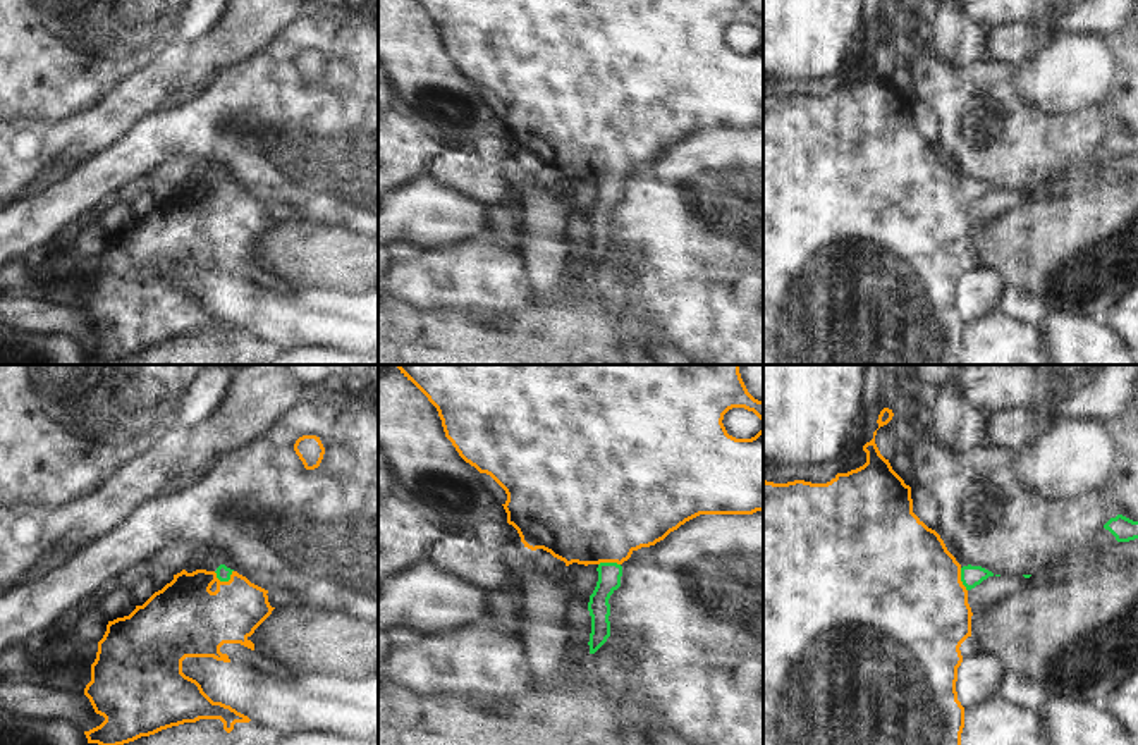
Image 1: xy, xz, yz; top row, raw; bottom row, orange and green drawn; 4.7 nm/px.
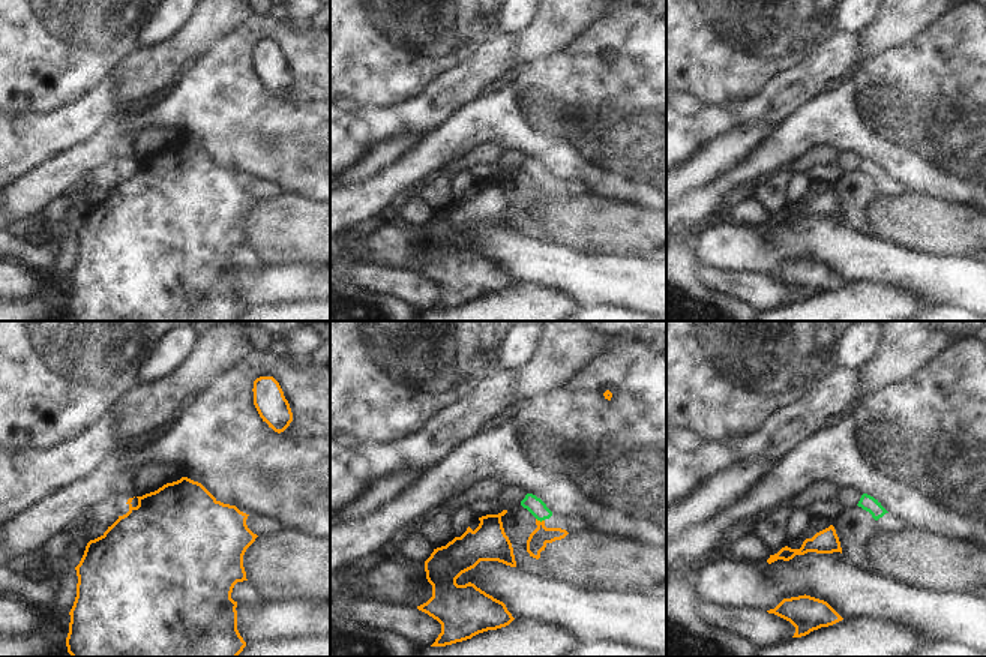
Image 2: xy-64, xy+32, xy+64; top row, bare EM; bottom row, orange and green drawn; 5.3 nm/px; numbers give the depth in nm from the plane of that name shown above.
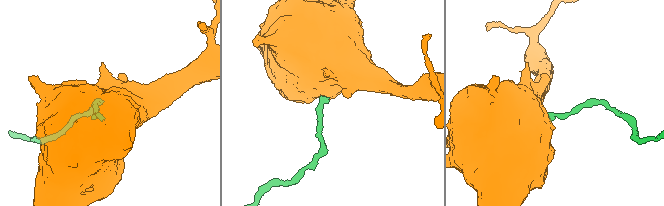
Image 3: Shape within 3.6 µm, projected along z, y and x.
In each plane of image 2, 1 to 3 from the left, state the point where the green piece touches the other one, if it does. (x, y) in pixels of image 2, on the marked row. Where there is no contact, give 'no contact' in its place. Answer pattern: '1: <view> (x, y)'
1: no contact
2: xy+32 (539, 521)
3: no contact

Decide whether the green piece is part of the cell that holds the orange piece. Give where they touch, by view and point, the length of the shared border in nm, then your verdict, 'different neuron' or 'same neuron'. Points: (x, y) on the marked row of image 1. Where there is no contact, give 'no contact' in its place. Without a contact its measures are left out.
contact xy (224, 582); length 100 nm; same neuron

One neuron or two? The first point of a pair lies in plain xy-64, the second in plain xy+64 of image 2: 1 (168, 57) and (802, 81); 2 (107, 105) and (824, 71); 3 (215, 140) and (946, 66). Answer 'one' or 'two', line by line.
1: two
2: one
3: one

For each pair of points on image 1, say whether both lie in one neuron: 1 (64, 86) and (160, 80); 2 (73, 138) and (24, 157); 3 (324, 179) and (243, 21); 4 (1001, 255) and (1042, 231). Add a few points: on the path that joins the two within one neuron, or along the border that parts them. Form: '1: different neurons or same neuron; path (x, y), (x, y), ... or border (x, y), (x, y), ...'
1: different neurons; border (155, 61), (131, 73), (90, 109)
2: same neuron; path (61, 143), (36, 147)
3: different neurons; border (289, 24), (258, 50), (222, 69)
4: same neuron; path (1011, 245), (1028, 245), (1032, 241)

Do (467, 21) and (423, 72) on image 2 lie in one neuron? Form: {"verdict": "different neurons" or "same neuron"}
{"verdict": "same neuron"}

